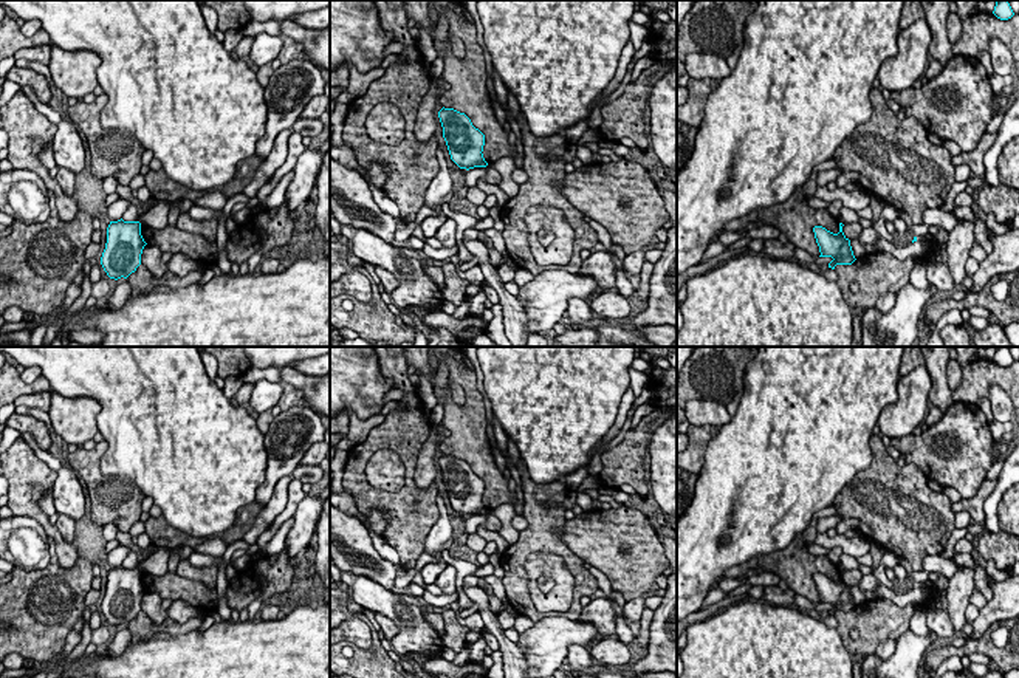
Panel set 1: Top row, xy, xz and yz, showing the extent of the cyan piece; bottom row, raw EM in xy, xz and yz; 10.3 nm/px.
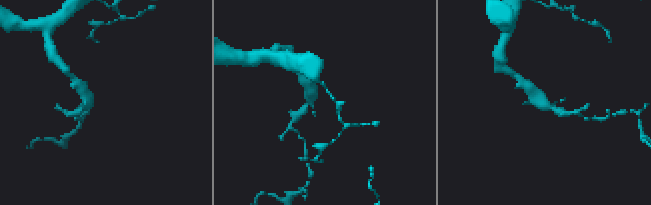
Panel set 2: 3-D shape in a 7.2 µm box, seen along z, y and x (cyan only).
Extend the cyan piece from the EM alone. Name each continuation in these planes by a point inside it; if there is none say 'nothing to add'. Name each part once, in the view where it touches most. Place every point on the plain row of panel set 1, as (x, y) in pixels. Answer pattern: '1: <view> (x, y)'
nothing to add

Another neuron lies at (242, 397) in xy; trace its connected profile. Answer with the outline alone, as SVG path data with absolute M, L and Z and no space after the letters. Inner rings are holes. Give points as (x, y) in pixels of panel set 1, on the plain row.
M243 382L242 387L238 389L238 392L232 396L237 401L238 407L246 409L248 412L252 410L252 407L249 404L252 389L254 389L254 384Z

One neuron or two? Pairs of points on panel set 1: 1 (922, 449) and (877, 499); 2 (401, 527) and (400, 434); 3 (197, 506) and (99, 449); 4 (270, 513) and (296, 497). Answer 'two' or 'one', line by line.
1: two
2: one
3: two
4: two

